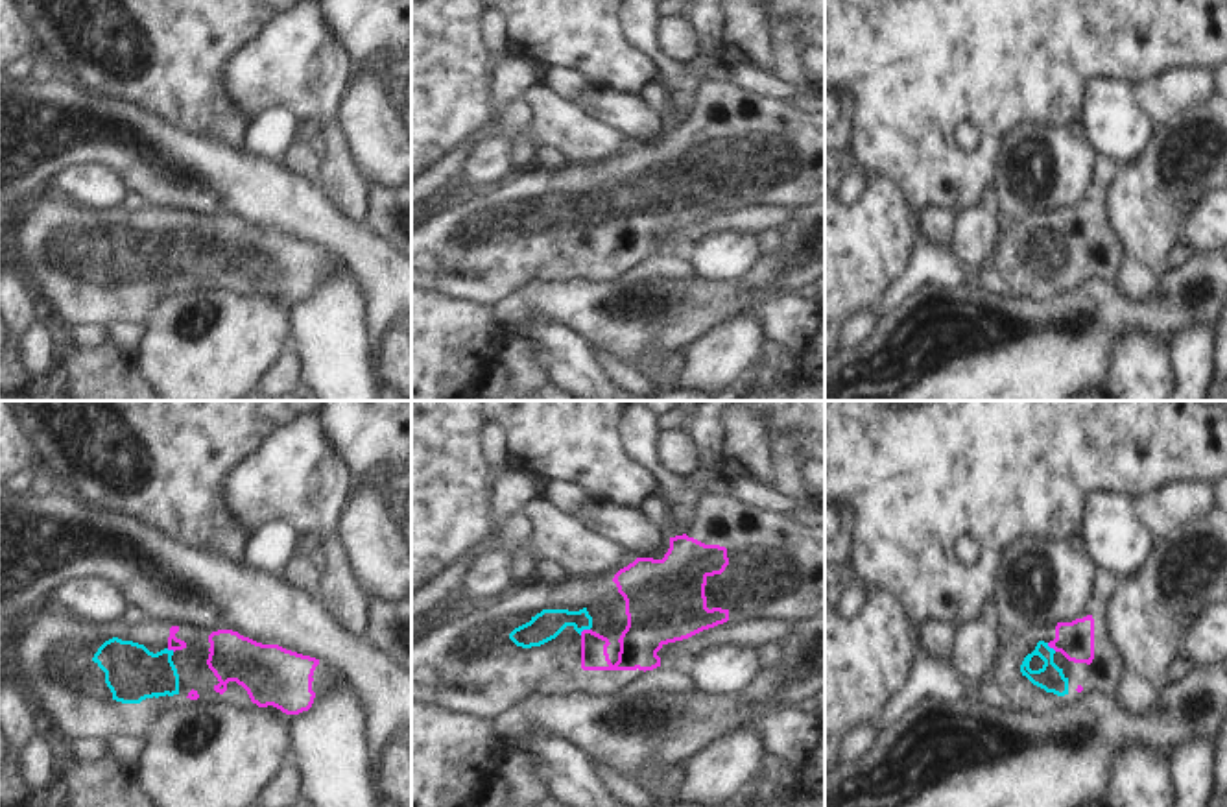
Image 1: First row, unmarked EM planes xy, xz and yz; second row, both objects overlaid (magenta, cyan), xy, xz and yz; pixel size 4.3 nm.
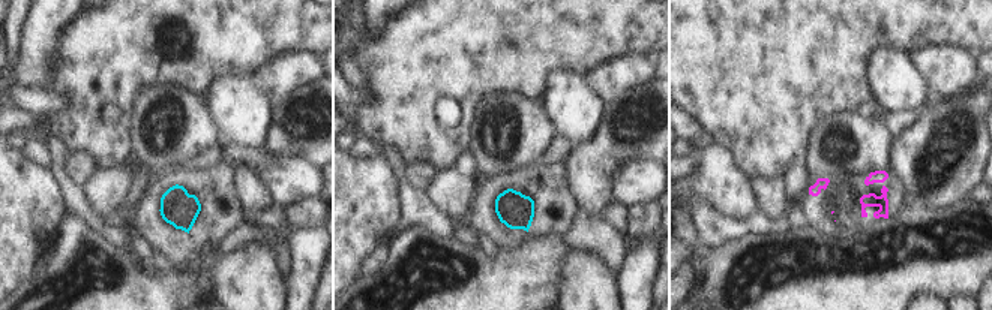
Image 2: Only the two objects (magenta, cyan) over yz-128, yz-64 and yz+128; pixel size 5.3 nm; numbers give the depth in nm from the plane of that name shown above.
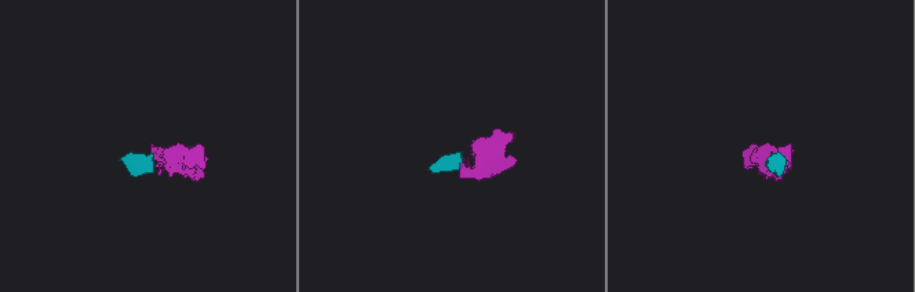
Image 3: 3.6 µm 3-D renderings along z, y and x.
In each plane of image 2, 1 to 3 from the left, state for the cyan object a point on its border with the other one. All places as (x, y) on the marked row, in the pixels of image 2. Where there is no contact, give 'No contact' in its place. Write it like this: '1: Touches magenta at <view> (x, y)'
1: No contact
2: No contact
3: No contact

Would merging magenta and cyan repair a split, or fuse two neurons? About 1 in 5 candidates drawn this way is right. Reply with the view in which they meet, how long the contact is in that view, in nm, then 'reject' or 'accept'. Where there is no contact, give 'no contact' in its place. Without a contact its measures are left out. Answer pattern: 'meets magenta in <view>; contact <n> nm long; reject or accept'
meets magenta in xz; contact 50 nm long; reject

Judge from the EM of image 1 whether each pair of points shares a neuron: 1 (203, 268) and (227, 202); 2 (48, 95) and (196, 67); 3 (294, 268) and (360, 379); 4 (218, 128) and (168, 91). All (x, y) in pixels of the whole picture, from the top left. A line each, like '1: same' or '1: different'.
1: different
2: different
3: different
4: same

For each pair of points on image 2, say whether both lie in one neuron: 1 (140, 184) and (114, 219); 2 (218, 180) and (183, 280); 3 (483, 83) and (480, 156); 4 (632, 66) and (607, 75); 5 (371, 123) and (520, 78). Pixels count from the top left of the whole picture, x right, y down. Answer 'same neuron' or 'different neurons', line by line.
1: same neuron
2: different neurons
3: different neurons
4: same neuron
5: same neuron

